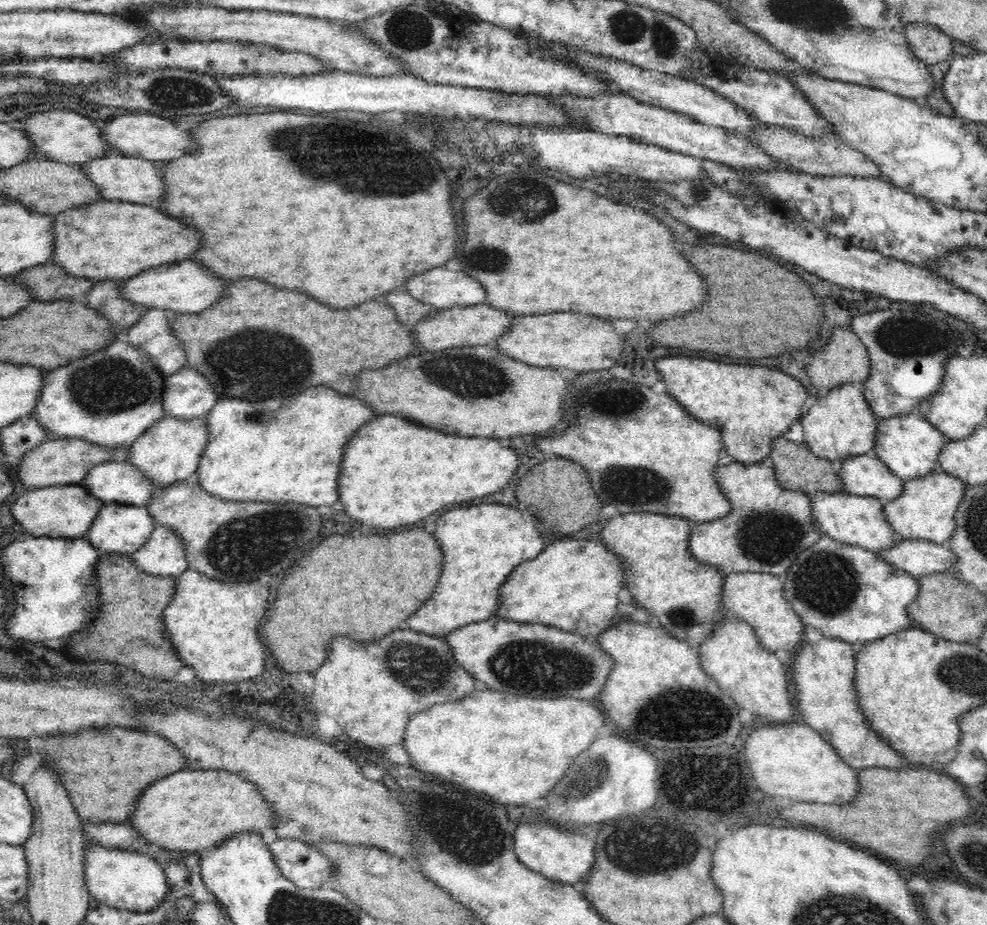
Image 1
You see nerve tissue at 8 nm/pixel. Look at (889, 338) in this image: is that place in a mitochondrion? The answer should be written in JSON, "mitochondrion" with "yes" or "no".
{"mitochondrion":"yes"}

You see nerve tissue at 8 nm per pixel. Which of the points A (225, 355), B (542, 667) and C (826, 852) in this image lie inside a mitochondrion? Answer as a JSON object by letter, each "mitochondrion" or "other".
{"A":"mitochondrion","B":"mitochondrion","C":"other"}

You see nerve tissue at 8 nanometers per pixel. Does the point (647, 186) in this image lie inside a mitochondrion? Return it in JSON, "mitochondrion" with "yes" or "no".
{"mitochondrion":"no"}

